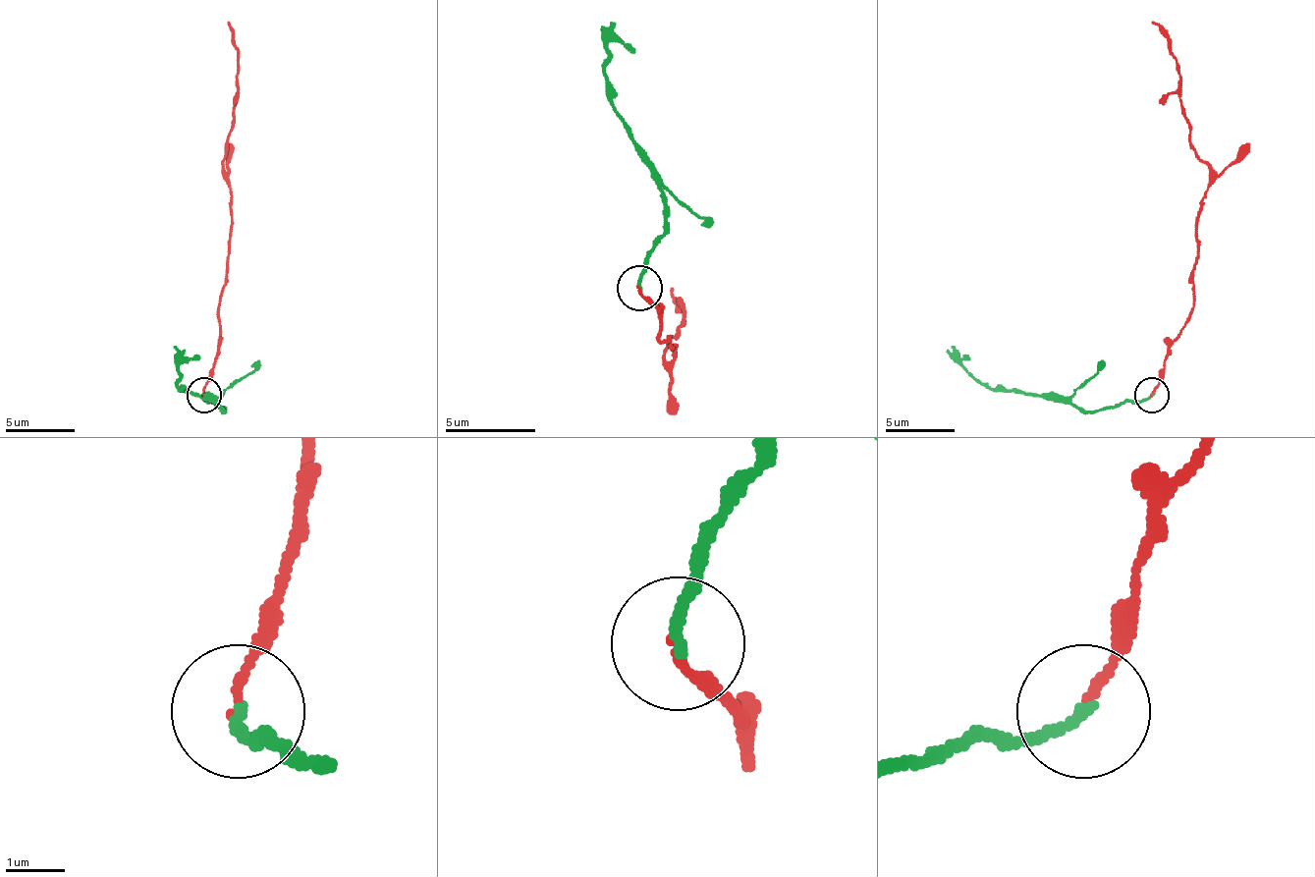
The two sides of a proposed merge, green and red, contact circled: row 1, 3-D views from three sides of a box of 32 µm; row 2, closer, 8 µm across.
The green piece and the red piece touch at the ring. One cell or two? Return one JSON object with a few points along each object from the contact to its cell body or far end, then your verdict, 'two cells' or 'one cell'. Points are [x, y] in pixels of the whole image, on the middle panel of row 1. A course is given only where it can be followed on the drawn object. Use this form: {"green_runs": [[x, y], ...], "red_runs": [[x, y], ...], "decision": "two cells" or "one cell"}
{"green_runs": [[638, 287], [647, 273], [647, 250], [666, 232], [666, 196], [611, 101], [602, 65], [611, 42], [633, 52]], "red_runs": [[638, 287], [656, 309], [661, 341], [675, 345], [666, 363], [670, 336], [684, 327], [670, 287]], "decision": "two cells"}

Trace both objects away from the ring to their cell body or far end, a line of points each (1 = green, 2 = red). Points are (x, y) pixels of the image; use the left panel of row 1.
1: (202, 394), (224, 408), (224, 411), (206, 394), (182, 391), (175, 383), (182, 362), (199, 356)
2: (202, 394), (217, 345), (231, 212), (224, 167), (227, 139), (238, 104), (238, 62), (227, 21)

